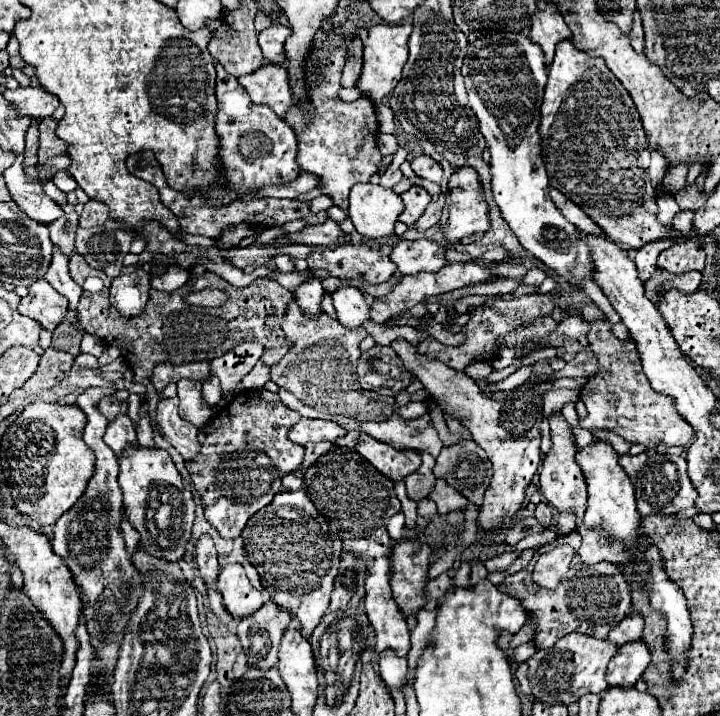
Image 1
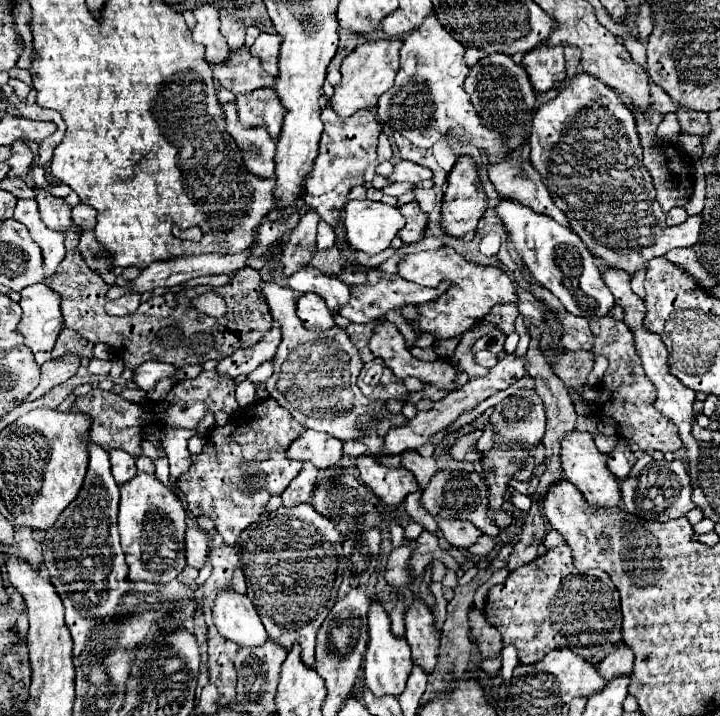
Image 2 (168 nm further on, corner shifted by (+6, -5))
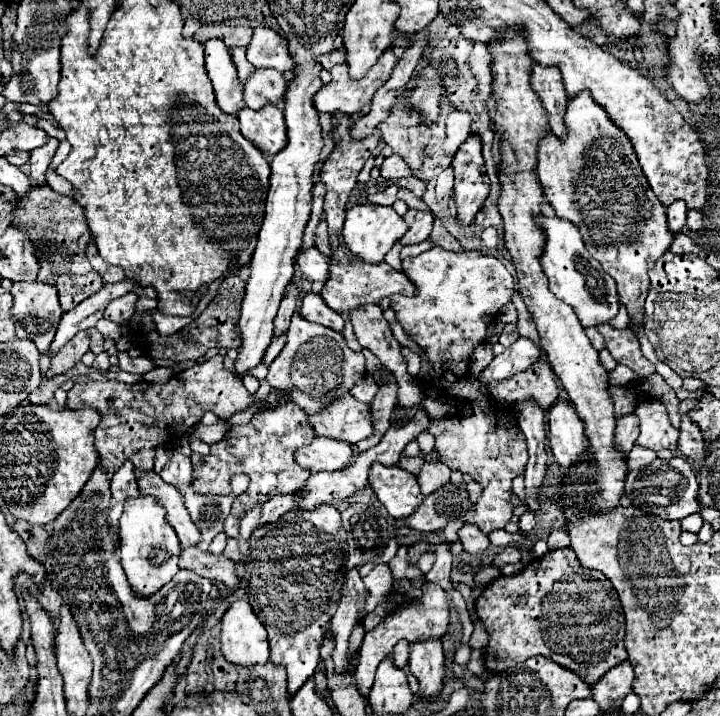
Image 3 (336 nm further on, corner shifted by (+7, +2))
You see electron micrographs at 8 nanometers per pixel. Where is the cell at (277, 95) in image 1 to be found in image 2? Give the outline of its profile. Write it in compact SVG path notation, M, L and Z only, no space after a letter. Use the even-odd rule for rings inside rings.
M271 88L251 92L249 96L237 96L235 104L237 104L237 116L243 128L265 126L273 140L279 138L285 110L281 108L279 98Z

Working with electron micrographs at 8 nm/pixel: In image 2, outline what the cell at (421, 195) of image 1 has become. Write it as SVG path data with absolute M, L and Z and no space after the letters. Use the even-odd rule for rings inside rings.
M409 202L405 206L399 208L401 214L405 216L407 224L405 228L399 232L399 238L405 242L405 244L413 244L413 242L419 242L423 236L425 236L425 228L429 224L429 216L425 212L421 212L419 204L417 202Z

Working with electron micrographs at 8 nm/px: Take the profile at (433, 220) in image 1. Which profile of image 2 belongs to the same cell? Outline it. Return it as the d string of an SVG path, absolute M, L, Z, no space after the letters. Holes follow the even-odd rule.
M413 188L413 194L415 194L415 200L419 202L421 210L423 212L431 212L435 208L435 192L433 190L423 190L423 188Z

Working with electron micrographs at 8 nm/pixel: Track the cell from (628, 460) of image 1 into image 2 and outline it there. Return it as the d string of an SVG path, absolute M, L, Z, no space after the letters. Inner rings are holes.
M619 438L617 446L607 456L607 466L617 478L625 478L631 472L631 466L635 464L635 456L629 450L629 442L625 438Z

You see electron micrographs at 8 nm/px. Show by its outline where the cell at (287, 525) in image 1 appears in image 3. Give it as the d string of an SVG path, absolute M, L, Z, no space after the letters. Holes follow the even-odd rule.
M320 505L320 509L292 509L284 513L276 523L256 527L248 539L250 555L244 561L242 575L242 581L246 585L246 597L256 617L268 631L270 661L276 665L284 665L288 671L290 695L294 695L304 685L304 681L314 675L320 663L320 647L324 641L326 625L336 611L346 575L344 541L346 533L340 523L340 511L332 505Z

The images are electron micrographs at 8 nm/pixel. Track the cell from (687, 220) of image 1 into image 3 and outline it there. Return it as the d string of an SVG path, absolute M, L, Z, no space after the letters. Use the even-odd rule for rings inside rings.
M674 201L672 205L666 207L666 211L668 211L668 227L676 233L682 231L686 225L686 211L688 211L684 201Z

